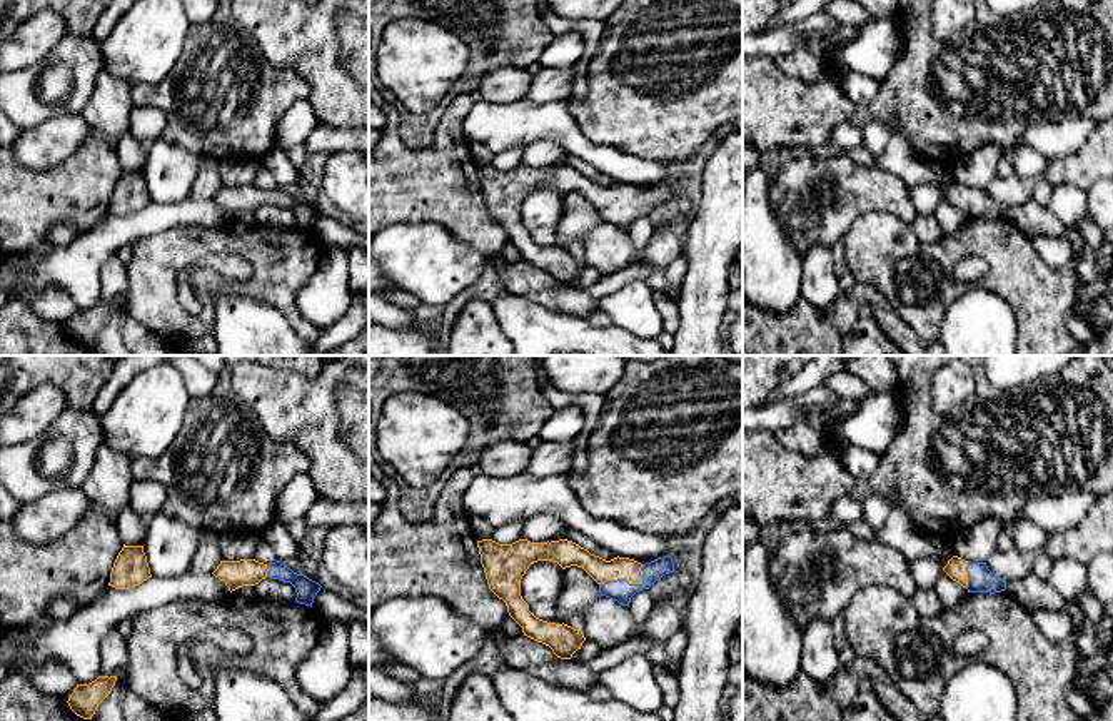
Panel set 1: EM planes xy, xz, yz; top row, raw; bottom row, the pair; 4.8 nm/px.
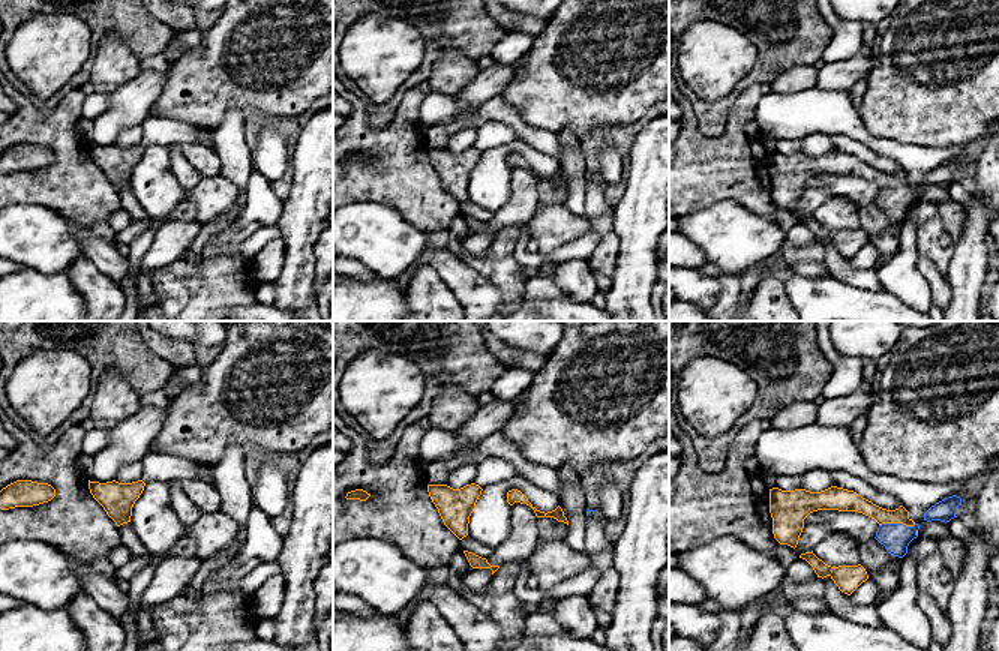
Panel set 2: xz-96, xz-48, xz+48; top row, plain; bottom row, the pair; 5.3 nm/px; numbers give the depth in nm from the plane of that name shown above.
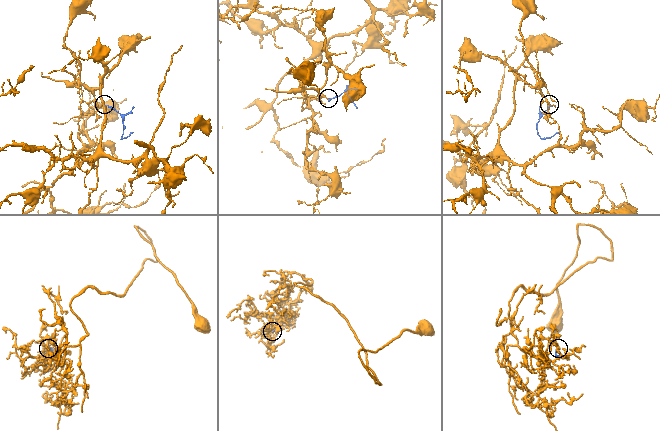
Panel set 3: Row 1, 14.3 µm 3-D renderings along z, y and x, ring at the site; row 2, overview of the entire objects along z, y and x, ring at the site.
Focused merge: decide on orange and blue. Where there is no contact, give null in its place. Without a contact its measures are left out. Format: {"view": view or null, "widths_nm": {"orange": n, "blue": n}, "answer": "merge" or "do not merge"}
{"view": "xz", "widths_nm": {"orange": 110, "blue": 110}, "answer": "merge"}

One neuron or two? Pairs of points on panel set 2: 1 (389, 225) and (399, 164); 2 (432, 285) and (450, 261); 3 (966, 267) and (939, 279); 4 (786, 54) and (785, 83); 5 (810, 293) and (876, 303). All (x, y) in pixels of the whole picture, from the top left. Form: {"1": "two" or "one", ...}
{"1": "two", "2": "two", "3": "two", "4": "two", "5": "one"}

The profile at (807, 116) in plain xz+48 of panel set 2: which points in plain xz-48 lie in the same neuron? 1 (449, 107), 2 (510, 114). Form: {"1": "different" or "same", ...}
{"1": "same", "2": "same"}

